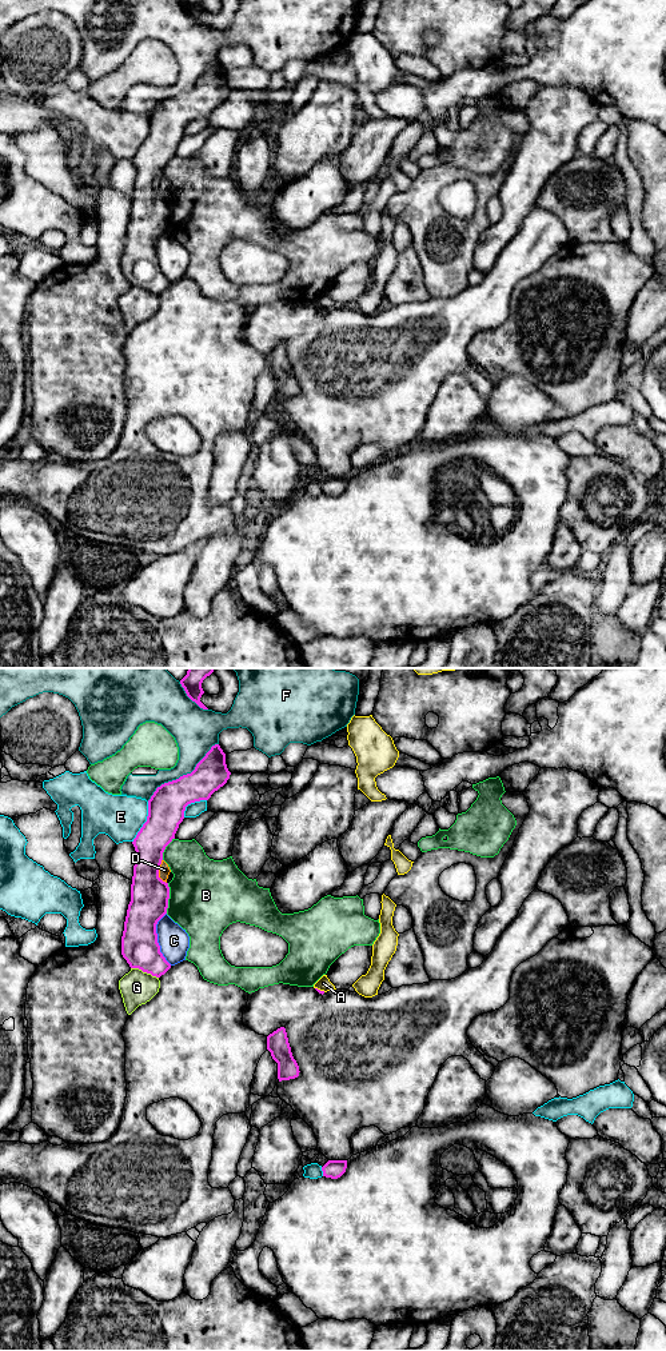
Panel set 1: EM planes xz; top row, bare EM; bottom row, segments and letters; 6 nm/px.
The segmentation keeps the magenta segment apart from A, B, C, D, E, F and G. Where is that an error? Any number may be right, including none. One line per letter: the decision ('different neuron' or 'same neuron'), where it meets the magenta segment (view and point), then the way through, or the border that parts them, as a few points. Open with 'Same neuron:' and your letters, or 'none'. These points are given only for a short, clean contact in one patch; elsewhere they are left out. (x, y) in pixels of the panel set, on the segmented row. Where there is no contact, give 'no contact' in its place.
Same neuron: none
A: different neuron | xz (319, 990) | along xz (315, 987), (324, 991)
B: different neuron | xz (168, 898)
C: different neuron | xz (156, 939)
D: different neuron | xz (158, 871)
E: different neuron | xz (146, 822)
F: different neuron | xz (183, 775)
G: different neuron | xz (144, 971)

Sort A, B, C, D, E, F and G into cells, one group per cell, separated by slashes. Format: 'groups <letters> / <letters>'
groups A / B / C / D / E / F / G

